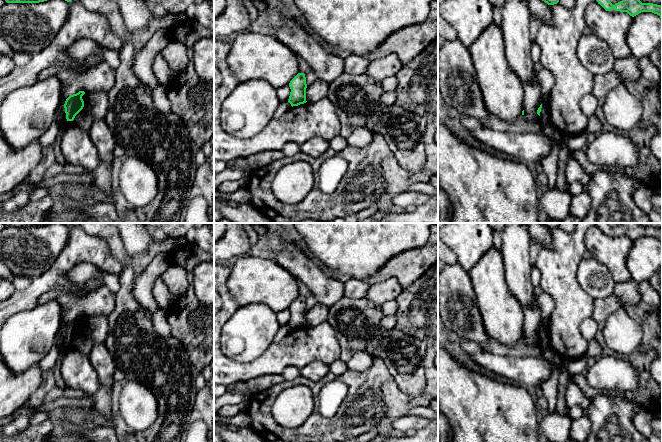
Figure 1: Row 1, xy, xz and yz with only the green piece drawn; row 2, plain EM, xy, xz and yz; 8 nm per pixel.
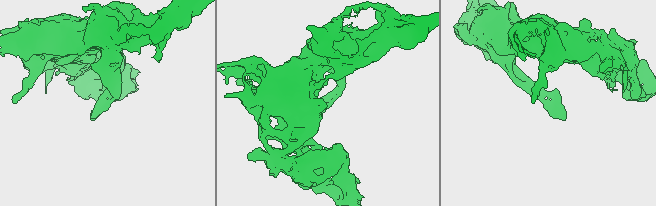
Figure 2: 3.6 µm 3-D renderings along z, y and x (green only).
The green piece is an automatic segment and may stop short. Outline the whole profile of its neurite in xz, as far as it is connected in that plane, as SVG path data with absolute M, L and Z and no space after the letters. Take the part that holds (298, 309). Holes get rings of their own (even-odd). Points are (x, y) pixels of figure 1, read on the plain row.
M298 297L289 307L291 313L288 326L291 330L298 330L306 327L306 301L304 297Z

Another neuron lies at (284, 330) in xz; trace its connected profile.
M283 325L280 327L279 331L274 337L273 342L280 342L284 337L292 332L291 328L288 325Z

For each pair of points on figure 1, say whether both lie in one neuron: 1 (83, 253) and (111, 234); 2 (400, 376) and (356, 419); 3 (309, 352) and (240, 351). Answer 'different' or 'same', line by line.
1: different
2: different
3: different

